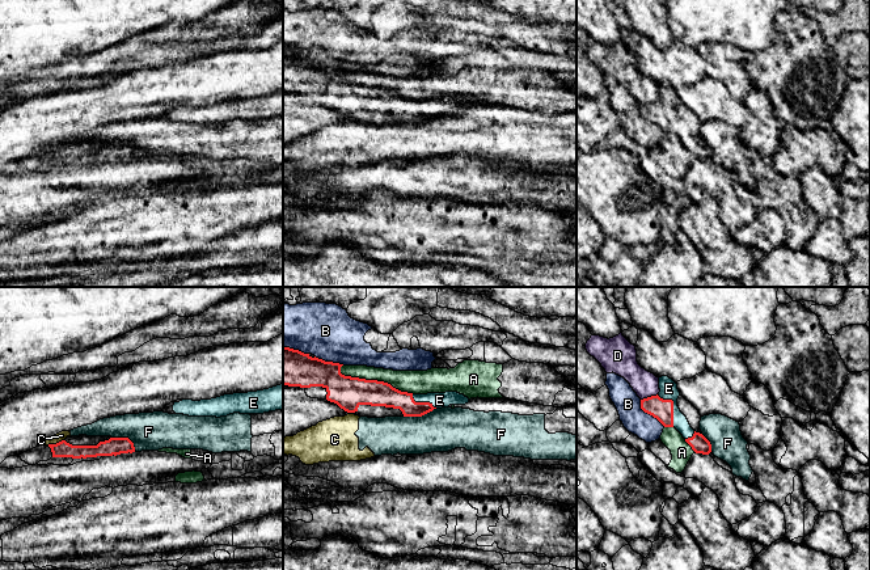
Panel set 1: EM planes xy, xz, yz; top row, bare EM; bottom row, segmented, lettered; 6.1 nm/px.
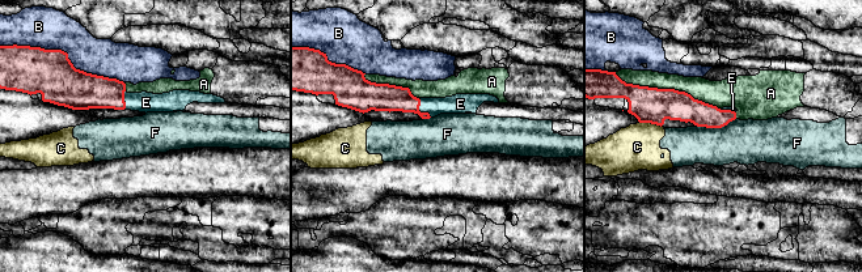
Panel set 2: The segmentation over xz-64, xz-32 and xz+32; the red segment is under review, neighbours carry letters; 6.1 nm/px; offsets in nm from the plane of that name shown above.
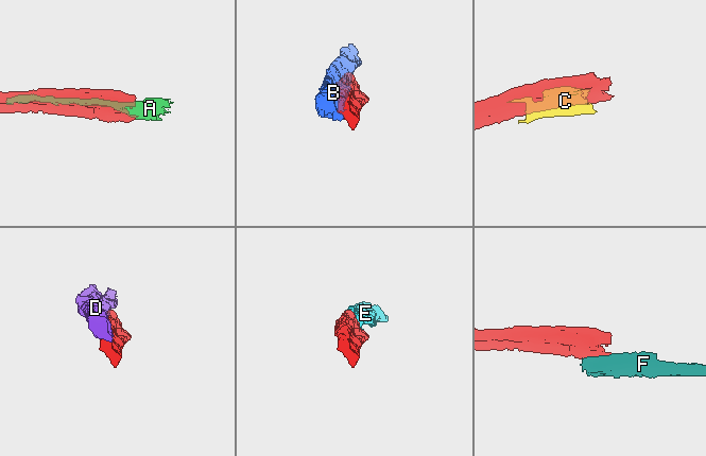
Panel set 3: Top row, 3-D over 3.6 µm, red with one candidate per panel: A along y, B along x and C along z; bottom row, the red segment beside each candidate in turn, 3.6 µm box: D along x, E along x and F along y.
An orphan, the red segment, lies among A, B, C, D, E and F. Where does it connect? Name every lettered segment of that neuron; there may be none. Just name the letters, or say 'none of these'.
E

